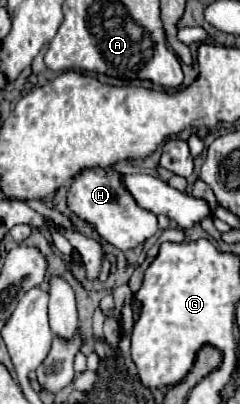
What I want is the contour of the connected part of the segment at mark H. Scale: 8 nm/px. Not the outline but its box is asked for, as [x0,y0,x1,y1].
[67,167,157,251]

